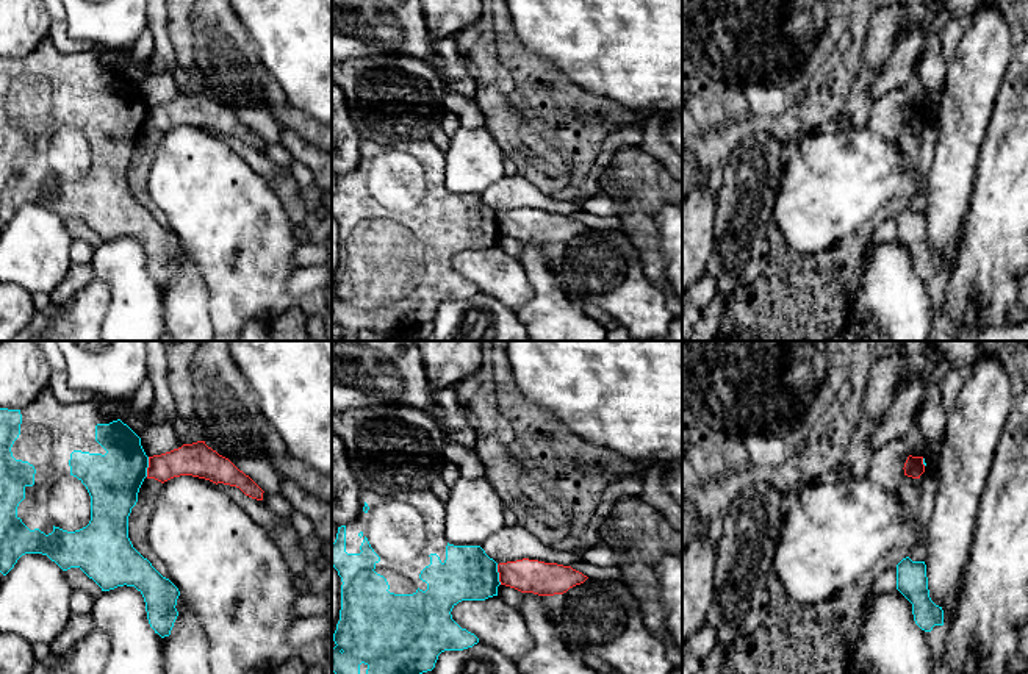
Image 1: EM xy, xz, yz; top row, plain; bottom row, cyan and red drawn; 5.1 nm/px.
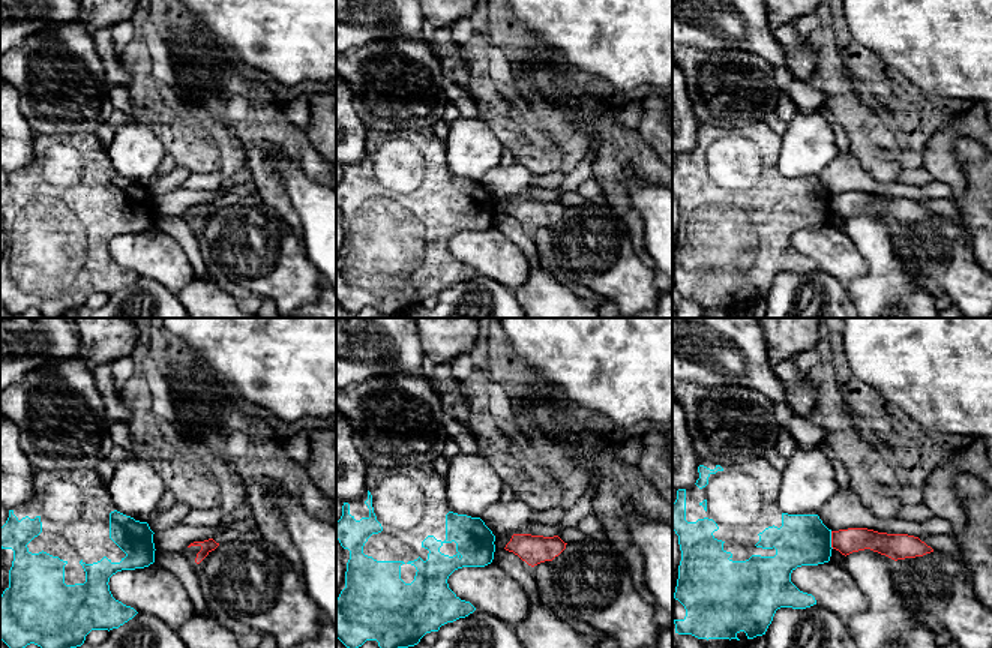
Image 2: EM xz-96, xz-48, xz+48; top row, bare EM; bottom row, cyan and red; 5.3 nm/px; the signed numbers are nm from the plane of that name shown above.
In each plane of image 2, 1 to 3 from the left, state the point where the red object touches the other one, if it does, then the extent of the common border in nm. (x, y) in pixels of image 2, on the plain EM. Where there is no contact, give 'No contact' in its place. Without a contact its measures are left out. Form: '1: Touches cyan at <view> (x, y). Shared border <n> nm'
1: No contact
2: No contact
3: Touches cyan at xz+48 (830, 204). Shared border 100 nm

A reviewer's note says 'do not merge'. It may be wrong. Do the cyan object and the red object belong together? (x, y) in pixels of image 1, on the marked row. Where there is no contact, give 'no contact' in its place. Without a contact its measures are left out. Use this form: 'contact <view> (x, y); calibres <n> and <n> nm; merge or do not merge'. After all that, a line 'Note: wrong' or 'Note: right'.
contact xy (147, 466); calibres 280 and 160 nm; do not merge
Note: right

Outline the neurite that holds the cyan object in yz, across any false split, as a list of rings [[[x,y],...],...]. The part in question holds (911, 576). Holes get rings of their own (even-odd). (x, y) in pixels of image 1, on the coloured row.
[[[903,558],[897,565],[897,590],[912,604],[914,621],[922,630],[944,626],[944,610],[929,597],[925,561]]]

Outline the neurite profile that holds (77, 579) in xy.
[[[70,568],[64,571],[70,590],[83,590],[94,599],[102,596],[102,588],[89,579],[80,568]]]

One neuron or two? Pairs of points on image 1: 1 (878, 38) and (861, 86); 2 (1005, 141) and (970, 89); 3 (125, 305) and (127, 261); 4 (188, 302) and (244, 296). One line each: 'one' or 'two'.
1: one
2: two
3: one
4: two

